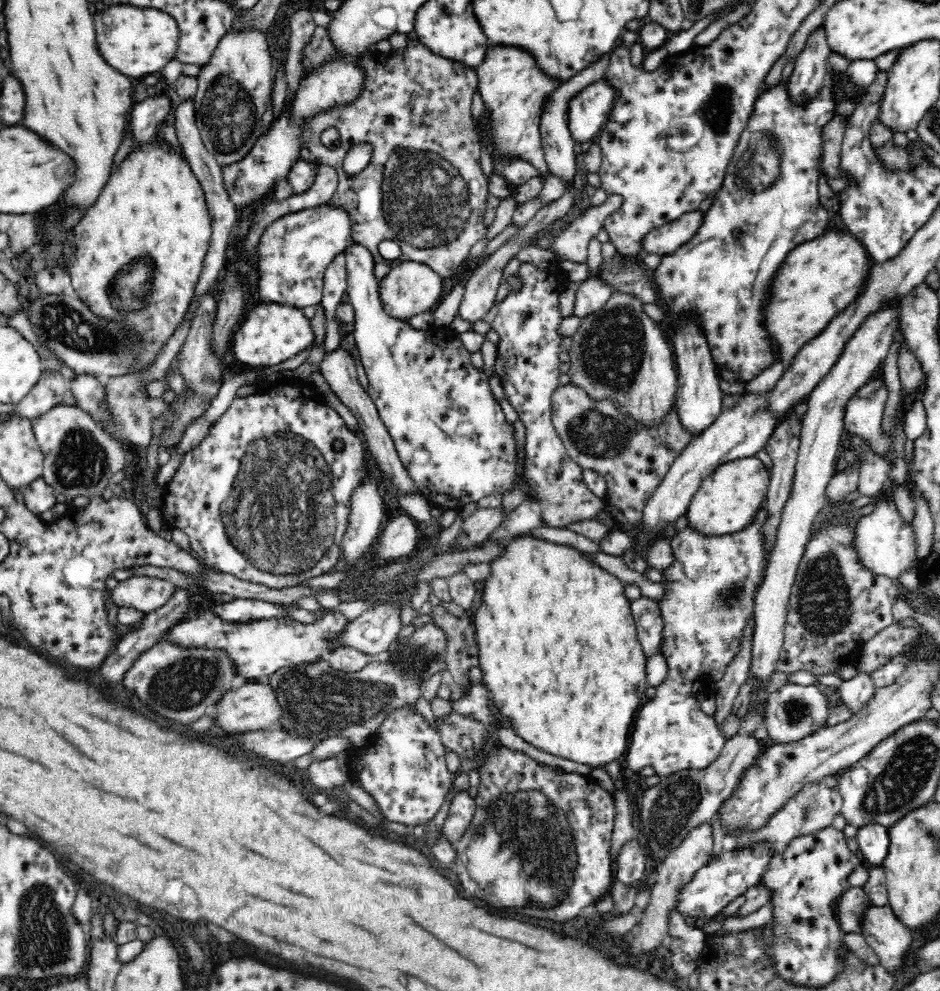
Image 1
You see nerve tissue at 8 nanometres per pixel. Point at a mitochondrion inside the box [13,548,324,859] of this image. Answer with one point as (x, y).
(177, 688)

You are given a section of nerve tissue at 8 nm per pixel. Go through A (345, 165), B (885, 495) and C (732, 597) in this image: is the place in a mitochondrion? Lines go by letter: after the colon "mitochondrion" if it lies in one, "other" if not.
A: other
B: other
C: mitochondrion

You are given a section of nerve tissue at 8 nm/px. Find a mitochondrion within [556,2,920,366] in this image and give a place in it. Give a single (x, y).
(757, 166)

